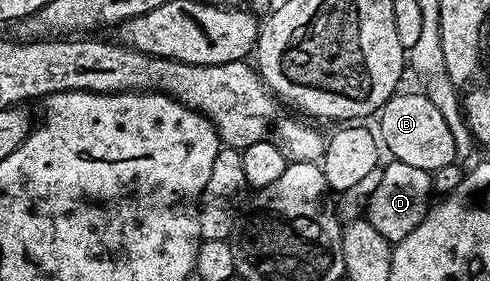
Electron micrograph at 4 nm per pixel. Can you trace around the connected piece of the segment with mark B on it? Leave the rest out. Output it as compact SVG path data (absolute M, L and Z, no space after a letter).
M420 92L401 93L394 93L379 111L379 119L381 118L379 138L384 149L386 146L396 161L430 172L447 168L447 164L457 162L455 139L451 137L451 128L447 128L447 120L443 120L439 108L435 108L435 104L431 104L431 100L427 100Z

